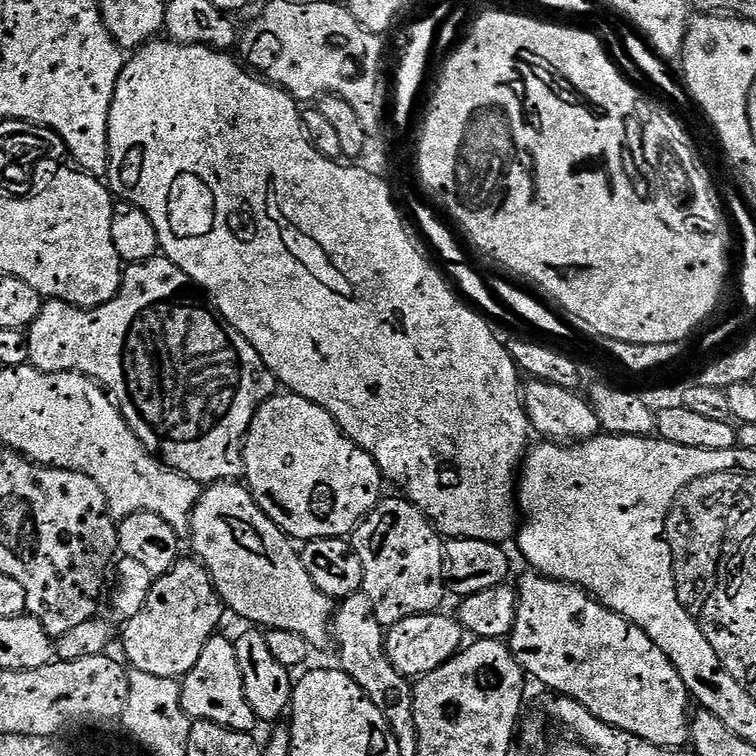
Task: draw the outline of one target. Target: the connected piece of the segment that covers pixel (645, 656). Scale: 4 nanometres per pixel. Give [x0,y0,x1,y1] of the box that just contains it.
[510,574,692,749]

